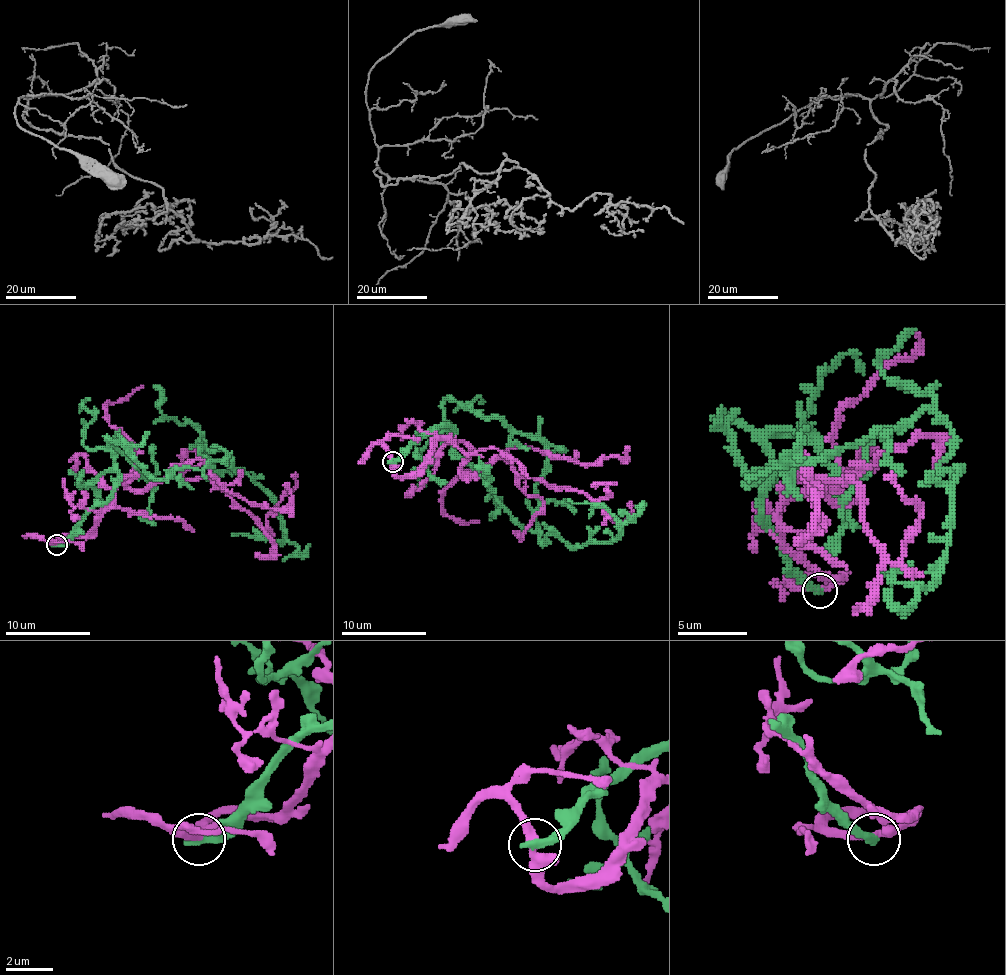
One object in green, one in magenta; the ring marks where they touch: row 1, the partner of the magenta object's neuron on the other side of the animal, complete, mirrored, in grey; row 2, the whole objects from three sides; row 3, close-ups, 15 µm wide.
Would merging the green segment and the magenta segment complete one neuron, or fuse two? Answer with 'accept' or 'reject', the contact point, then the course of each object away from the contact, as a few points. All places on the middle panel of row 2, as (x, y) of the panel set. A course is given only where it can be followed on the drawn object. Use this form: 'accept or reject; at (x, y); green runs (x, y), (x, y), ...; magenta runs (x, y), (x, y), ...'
reject; at (392, 461); green runs (392, 461), (453, 433), (455, 399), (547, 450), (542, 543), (619, 537), (604, 507), (568, 499); magenta runs (392, 461), (411, 476), (447, 435), (466, 444), (464, 476), (504, 459), (585, 493), (619, 522), (629, 501)

